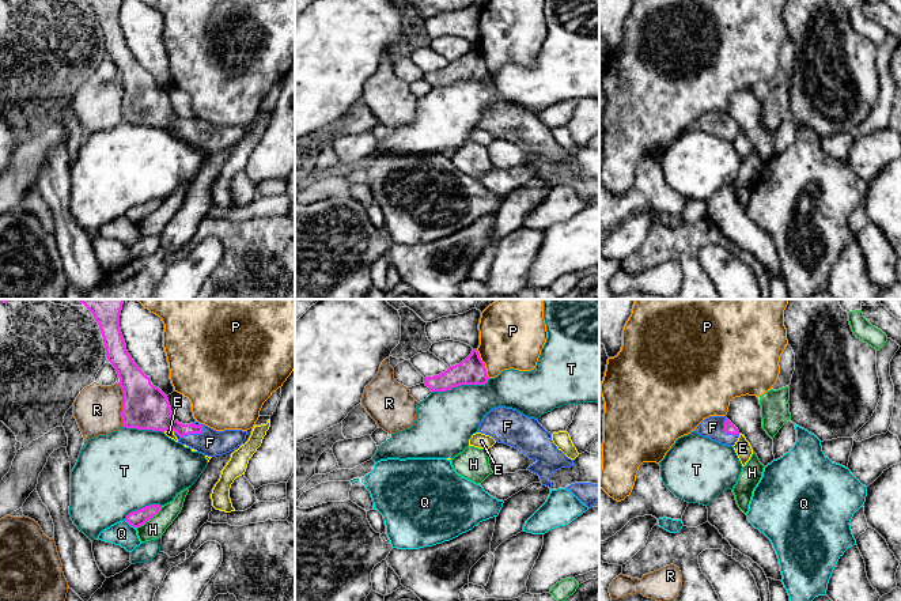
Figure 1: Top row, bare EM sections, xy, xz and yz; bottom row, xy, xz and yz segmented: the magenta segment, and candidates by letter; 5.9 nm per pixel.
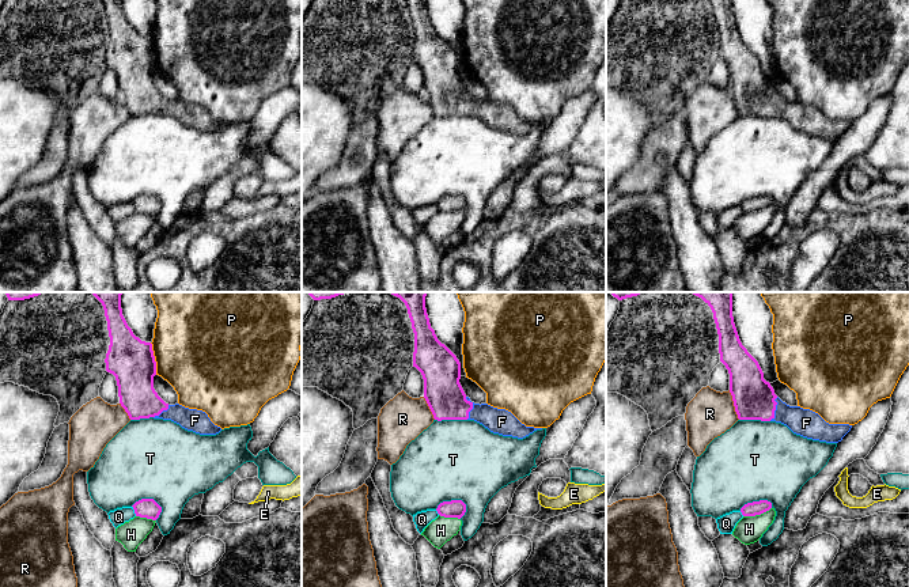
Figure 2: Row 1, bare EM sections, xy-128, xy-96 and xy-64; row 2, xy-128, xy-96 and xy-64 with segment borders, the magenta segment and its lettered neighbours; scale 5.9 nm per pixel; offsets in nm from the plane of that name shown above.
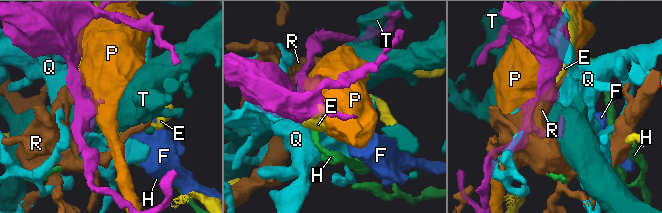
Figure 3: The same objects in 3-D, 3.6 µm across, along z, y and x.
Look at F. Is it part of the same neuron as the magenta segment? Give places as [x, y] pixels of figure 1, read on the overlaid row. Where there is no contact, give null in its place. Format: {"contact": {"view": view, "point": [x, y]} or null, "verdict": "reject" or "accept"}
{"contact": {"view": "xy", "point": [189, 433]}, "verdict": "accept"}

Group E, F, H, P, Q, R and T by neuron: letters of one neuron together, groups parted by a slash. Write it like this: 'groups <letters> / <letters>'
groups E / F / H / P / Q / R / T

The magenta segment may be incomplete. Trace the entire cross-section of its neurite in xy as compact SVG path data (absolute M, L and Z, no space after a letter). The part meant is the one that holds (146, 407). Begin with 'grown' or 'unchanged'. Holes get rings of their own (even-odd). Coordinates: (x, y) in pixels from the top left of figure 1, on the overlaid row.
grown | M76 299L83 303L99 325L106 358L116 368L124 392L122 426L126 428L167 431L173 430L178 442L208 457L235 450L246 439L247 431L216 431L198 422L179 423L171 412L167 396L151 383L132 356L120 329L124 299Z

